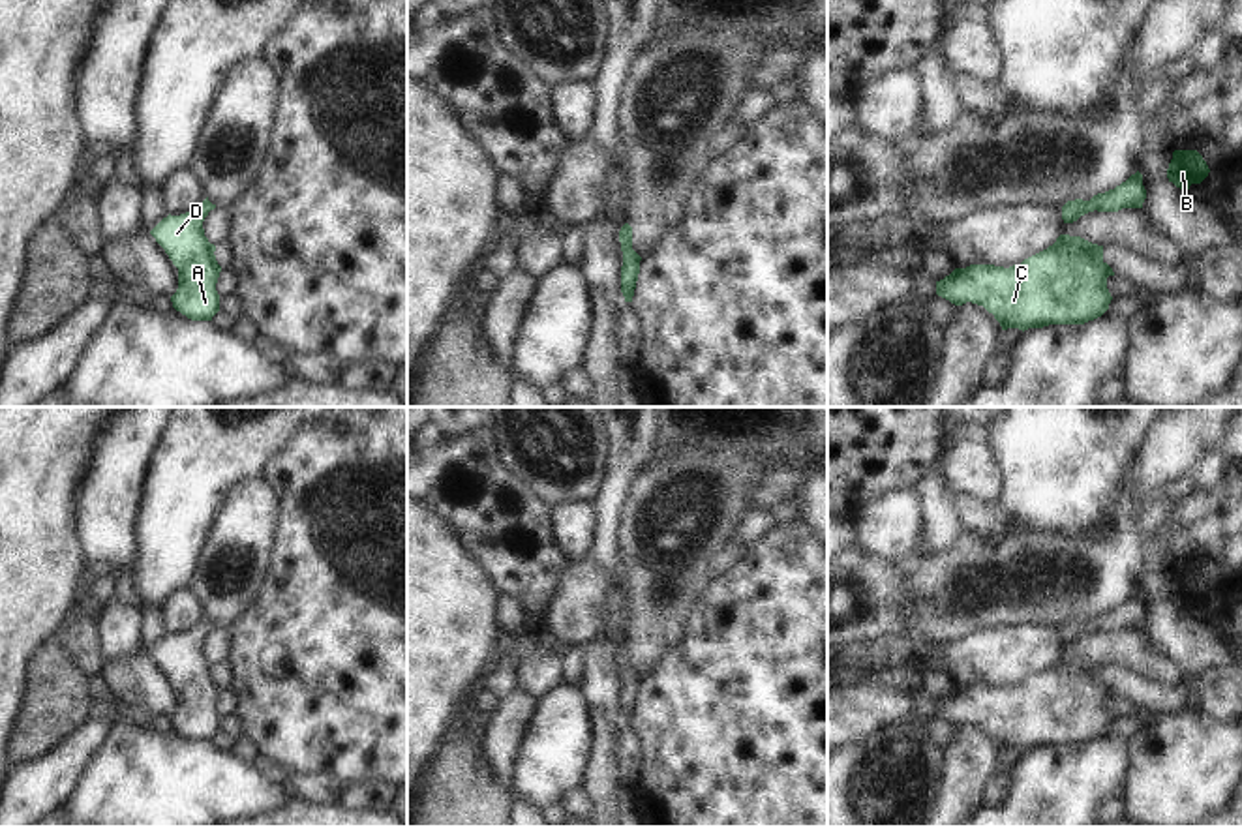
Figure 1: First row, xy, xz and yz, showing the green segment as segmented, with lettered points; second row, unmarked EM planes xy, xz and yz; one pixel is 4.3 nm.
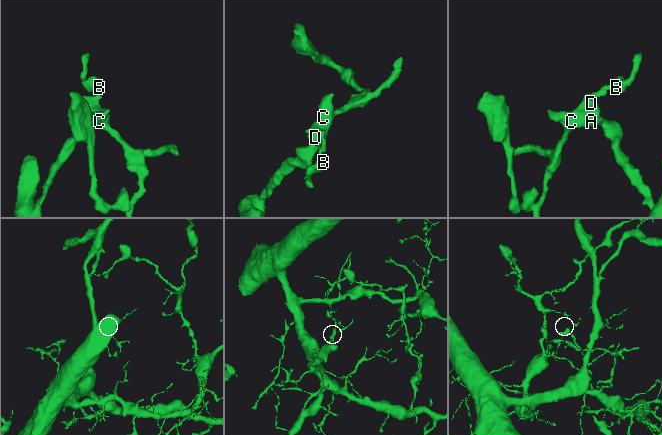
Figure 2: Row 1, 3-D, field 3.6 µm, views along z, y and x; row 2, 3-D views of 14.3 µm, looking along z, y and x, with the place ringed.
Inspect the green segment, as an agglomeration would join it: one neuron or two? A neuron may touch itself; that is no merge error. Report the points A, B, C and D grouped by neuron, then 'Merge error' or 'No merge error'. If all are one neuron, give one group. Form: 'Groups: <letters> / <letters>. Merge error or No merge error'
Groups: A B C D. No merge error

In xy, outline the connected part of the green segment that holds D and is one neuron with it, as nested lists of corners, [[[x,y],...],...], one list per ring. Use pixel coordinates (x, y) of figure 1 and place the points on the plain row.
[[[208,617],[193,630],[163,638],[150,654],[178,688],[178,709],[173,728],[191,741],[212,741],[220,731],[216,703],[221,686],[216,666],[204,656],[203,641],[216,624]]]

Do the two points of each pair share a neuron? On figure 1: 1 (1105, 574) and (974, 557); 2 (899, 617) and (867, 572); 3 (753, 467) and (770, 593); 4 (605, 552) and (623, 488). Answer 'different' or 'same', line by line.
1: same
2: same
3: different
4: same

